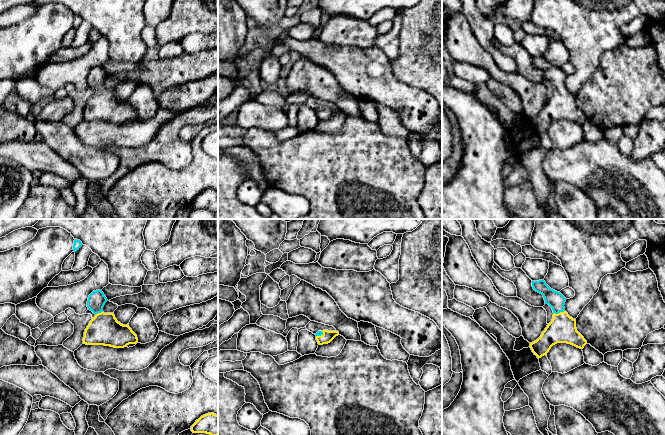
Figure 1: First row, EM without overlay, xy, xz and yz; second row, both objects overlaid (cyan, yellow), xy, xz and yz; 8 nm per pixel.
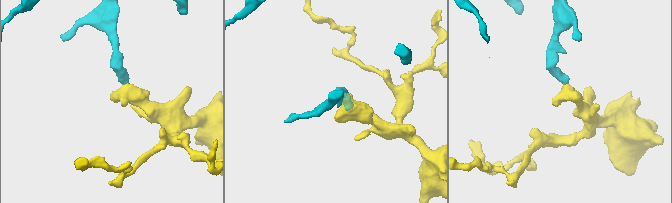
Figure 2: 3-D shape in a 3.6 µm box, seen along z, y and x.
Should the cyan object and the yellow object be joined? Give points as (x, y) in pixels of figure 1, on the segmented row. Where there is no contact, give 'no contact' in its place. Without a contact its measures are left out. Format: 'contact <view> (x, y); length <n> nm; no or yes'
contact yz (559, 312); length 90 nm; yes

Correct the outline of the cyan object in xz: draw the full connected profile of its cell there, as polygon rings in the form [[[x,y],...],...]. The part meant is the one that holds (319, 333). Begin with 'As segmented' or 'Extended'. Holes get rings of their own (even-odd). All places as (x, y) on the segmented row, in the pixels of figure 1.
Extended. [[[318,331],[316,334],[316,340],[319,345],[330,343],[336,336],[339,335],[338,331]]]

